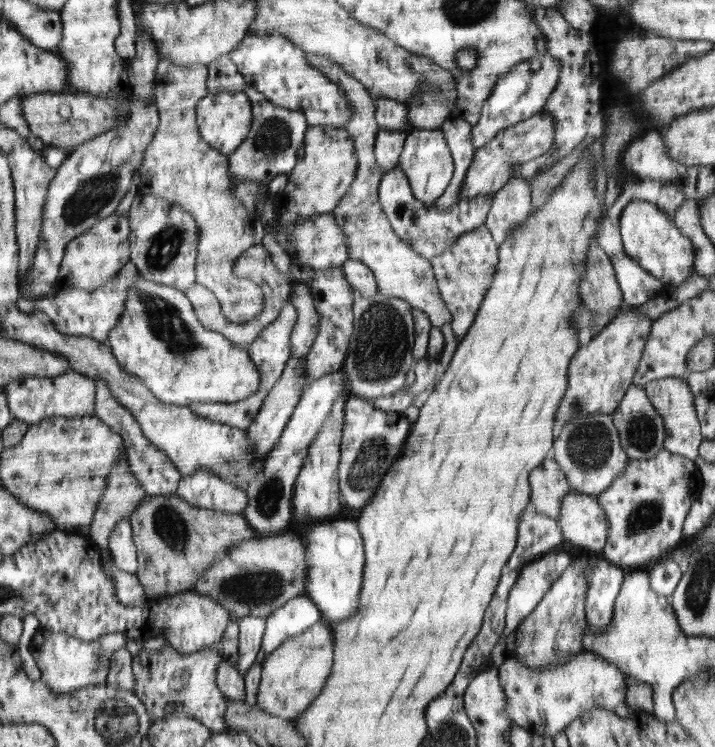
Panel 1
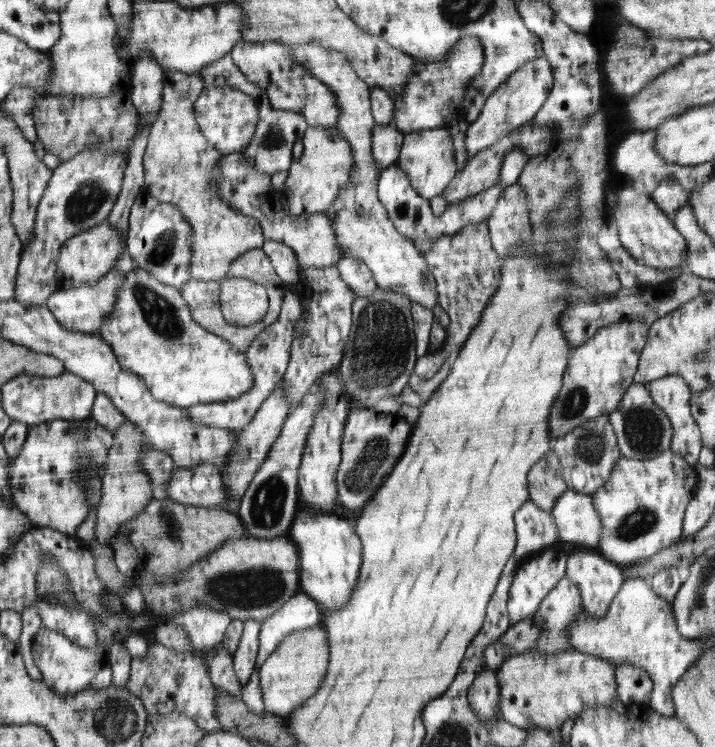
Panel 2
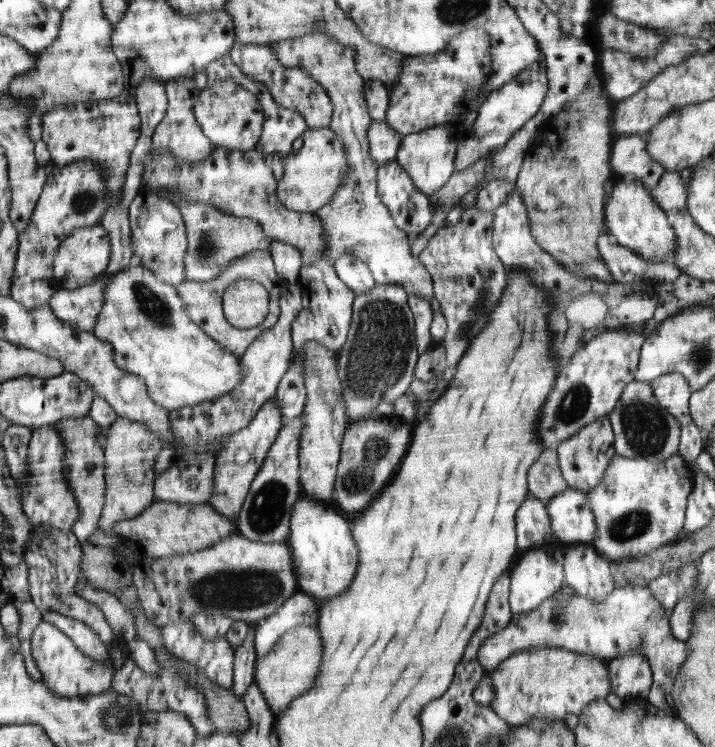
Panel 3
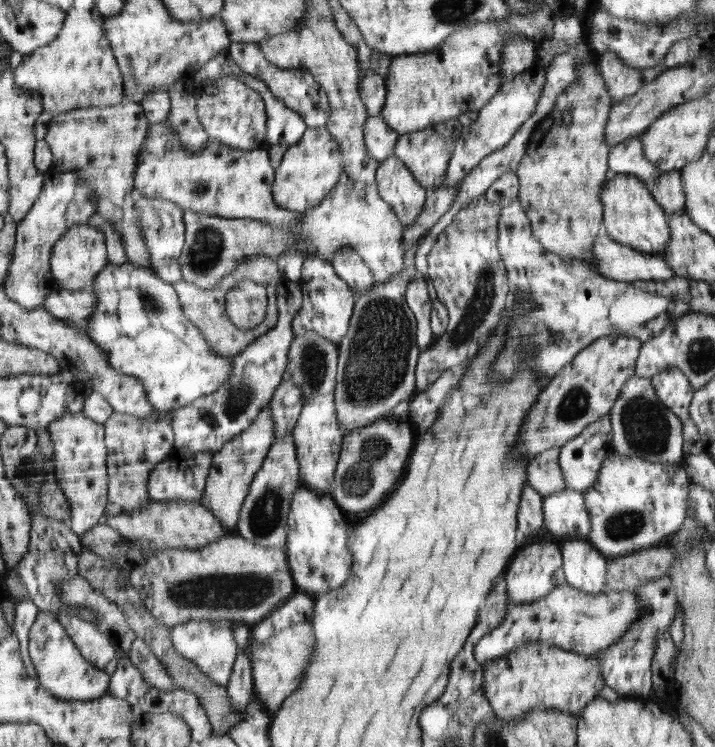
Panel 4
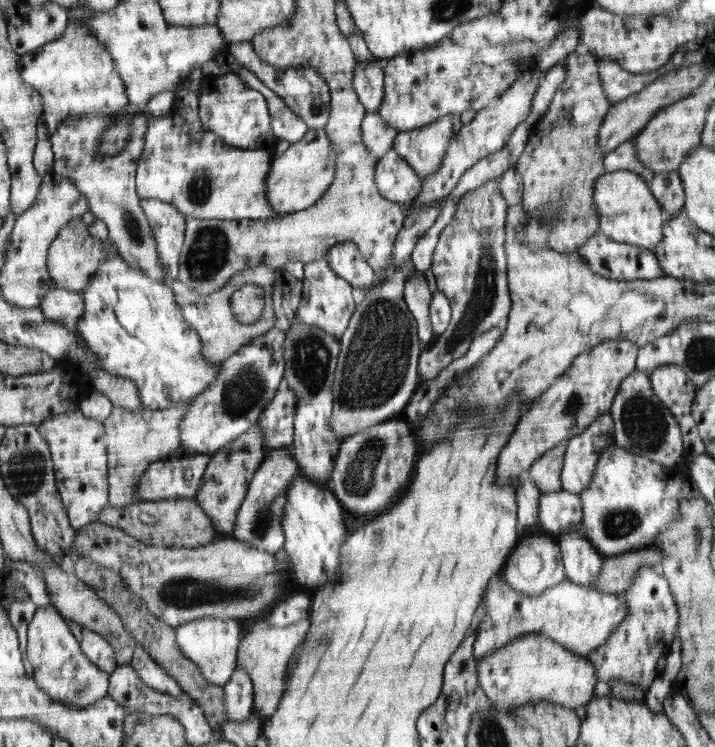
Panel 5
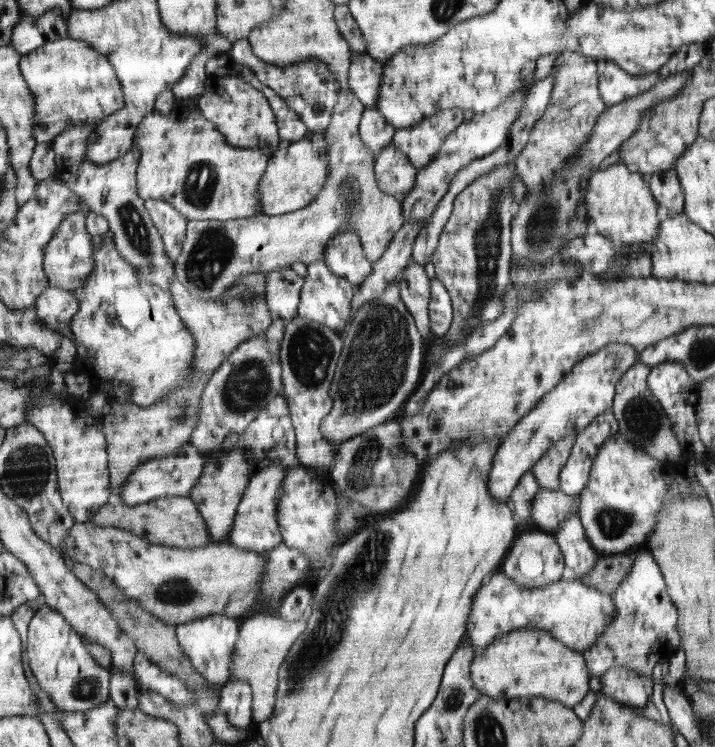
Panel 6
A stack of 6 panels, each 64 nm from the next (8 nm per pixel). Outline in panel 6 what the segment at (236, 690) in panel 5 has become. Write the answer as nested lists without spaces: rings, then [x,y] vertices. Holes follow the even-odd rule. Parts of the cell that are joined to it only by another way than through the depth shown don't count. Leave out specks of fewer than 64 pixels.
[[[228,679],[220,690],[219,711],[227,718],[227,722],[238,730],[246,730],[254,722],[252,702],[254,695],[251,686],[238,679]]]

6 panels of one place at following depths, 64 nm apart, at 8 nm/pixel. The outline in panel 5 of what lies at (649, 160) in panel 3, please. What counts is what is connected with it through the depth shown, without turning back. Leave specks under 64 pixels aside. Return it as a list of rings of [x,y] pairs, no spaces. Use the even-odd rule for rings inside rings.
[[[630,139],[619,144],[614,150],[607,152],[603,160],[606,172],[618,169],[634,171],[649,183],[653,179],[654,172],[648,169],[638,158],[635,150],[637,150],[635,142],[633,139]]]

